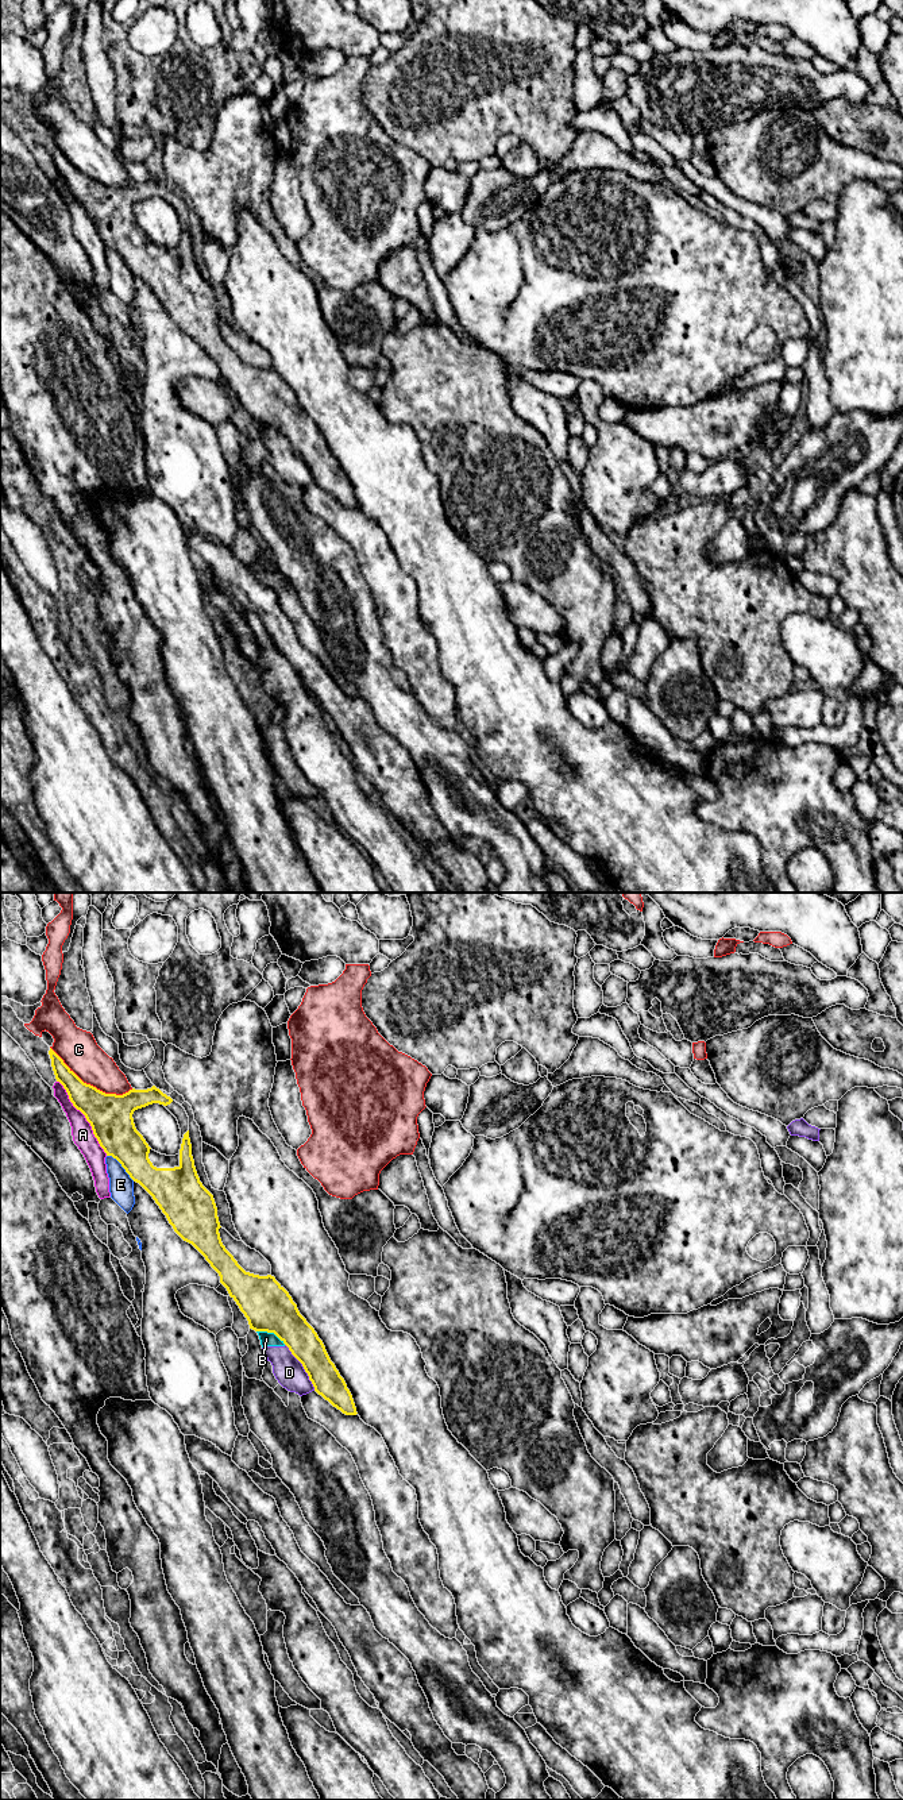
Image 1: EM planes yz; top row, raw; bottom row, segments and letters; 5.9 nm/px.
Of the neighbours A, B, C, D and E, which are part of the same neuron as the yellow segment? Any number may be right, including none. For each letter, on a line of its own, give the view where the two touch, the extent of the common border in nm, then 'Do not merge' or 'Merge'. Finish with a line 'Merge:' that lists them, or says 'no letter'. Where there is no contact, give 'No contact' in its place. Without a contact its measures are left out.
A: Touches yellow in yz. Shared border 550 nm. Do not merge
B: Touches yellow in yz. Shared border 190 nm. Do not merge
C: Touches yellow in yz. Shared border 550 nm. Do not merge
D: Touches yellow in yz. Shared border 340 nm. Do not merge
E: Touches yellow in yz. Shared border 220 nm. Do not merge
Merge: no letter

